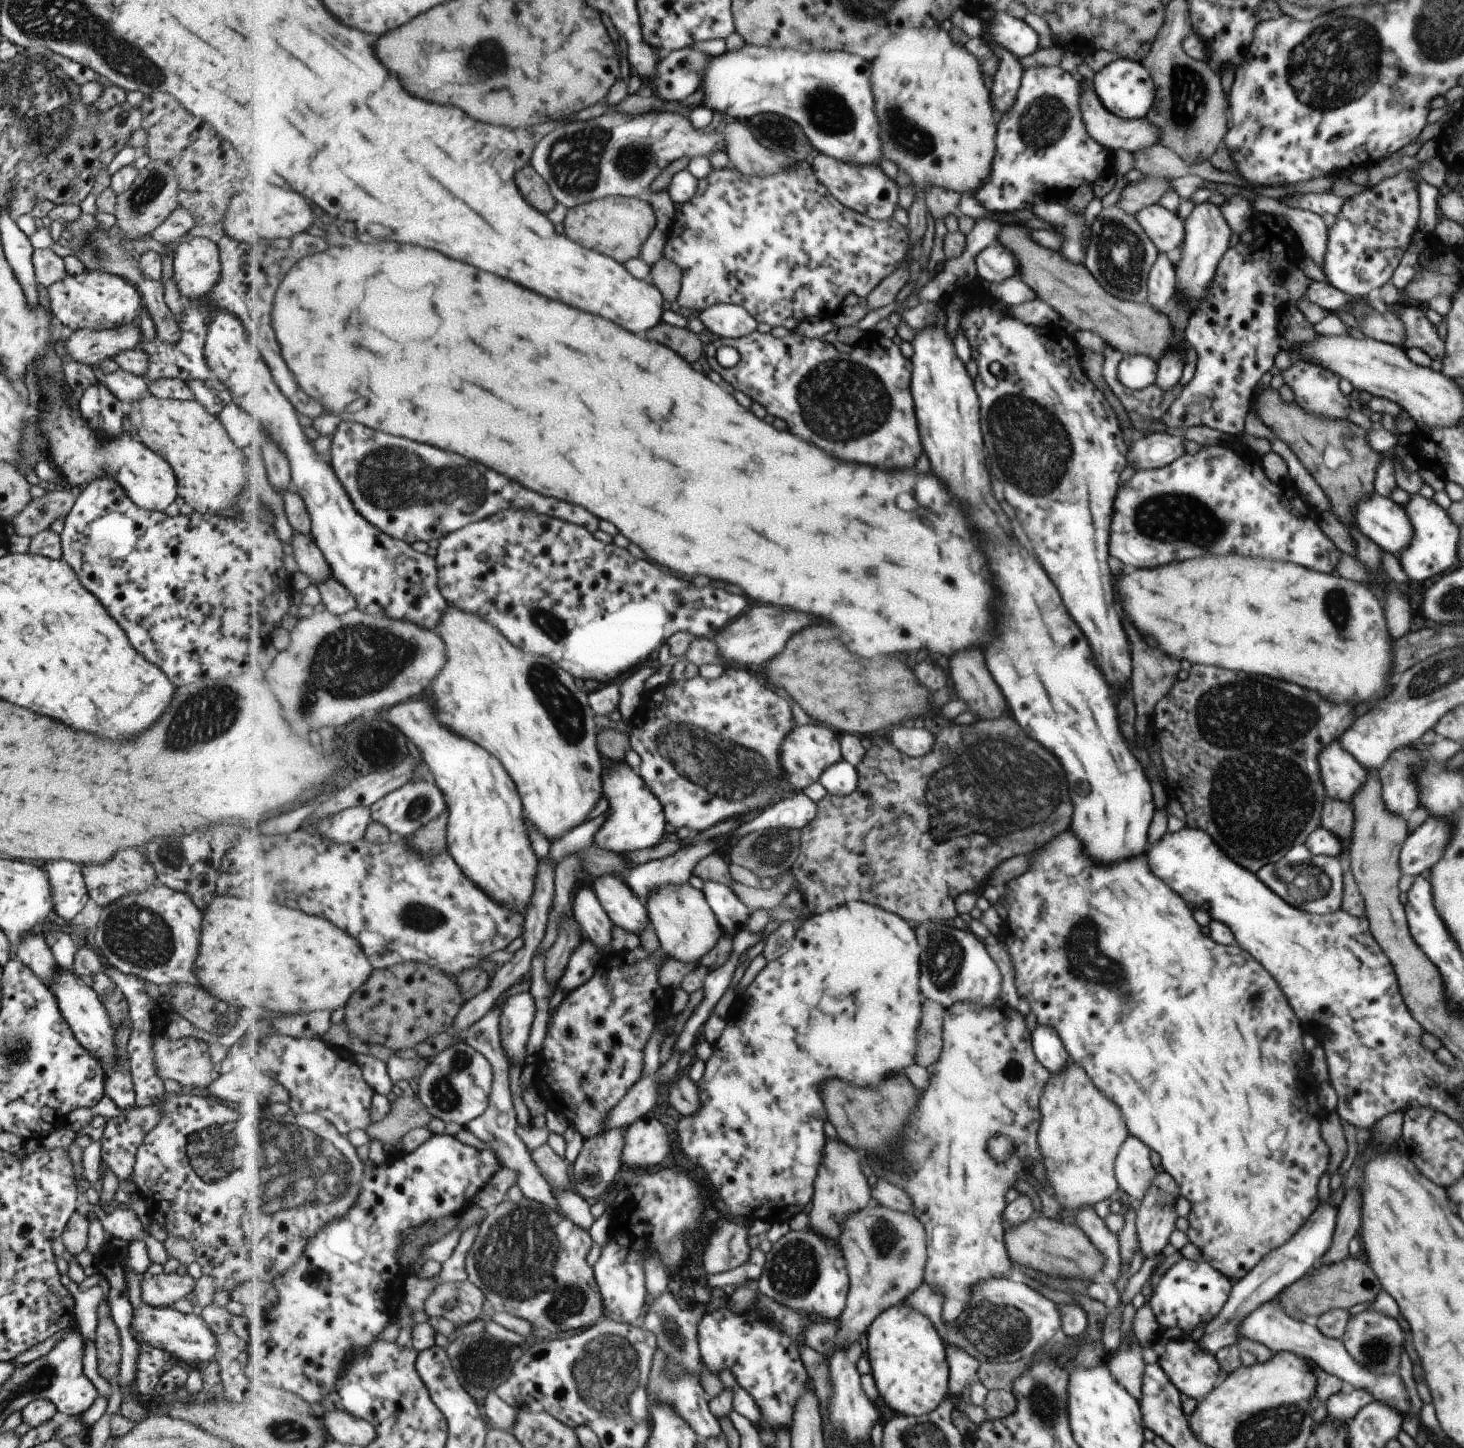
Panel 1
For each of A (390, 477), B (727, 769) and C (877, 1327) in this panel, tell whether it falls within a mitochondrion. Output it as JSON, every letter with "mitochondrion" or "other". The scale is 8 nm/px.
{"A":"mitochondrion","B":"mitochondrion","C":"other"}

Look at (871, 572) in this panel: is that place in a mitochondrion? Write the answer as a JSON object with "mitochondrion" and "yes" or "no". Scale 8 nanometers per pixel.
{"mitochondrion":"yes"}

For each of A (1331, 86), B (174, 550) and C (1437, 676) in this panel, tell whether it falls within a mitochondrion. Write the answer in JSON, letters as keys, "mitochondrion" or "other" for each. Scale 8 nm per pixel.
{"A":"mitochondrion","B":"other","C":"mitochondrion"}

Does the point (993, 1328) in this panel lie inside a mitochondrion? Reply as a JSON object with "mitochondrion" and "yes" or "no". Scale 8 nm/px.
{"mitochondrion":"yes"}

